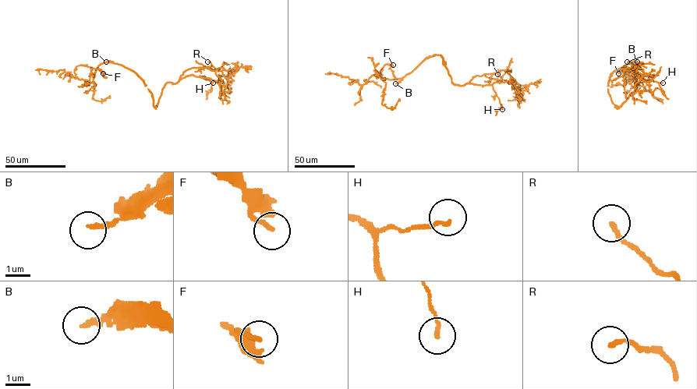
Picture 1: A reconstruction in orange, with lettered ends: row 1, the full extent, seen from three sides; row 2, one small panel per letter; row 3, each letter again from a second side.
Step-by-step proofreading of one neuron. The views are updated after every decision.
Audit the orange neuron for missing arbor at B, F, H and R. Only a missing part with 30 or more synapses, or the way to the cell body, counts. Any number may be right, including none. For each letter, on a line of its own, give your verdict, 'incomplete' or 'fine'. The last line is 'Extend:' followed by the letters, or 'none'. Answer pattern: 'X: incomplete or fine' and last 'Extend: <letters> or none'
B: incomplete
F: fine
H: fine
R: fine
Extend: B

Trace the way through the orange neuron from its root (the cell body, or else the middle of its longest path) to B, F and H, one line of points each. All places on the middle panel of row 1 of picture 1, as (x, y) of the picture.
B: (443, 58), (437, 54), (426, 57), (395, 83)
F: (443, 58), (437, 54), (426, 57), (401, 78), (383, 79), (379, 73), (382, 68), (387, 64), (393, 65)
H: (443, 58), (453, 83), (491, 85), (502, 109)

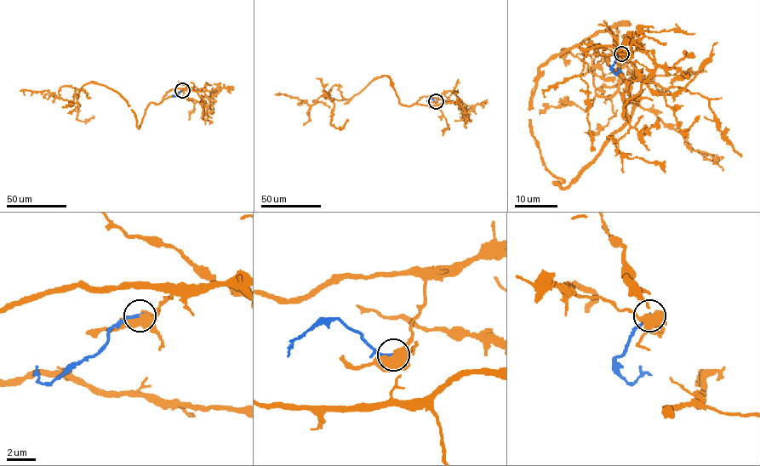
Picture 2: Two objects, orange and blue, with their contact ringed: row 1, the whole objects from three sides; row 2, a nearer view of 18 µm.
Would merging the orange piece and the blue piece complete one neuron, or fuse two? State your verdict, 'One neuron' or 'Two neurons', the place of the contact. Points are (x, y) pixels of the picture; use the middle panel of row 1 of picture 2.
Two neurons. Place: (436, 101)

